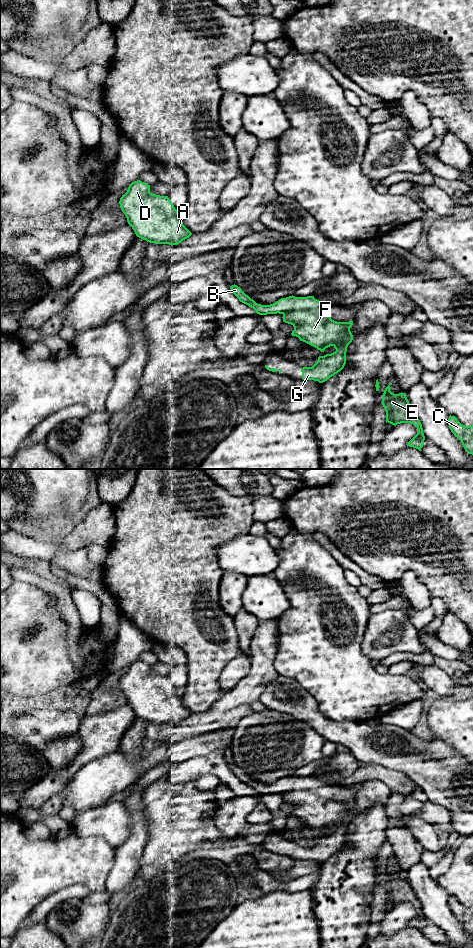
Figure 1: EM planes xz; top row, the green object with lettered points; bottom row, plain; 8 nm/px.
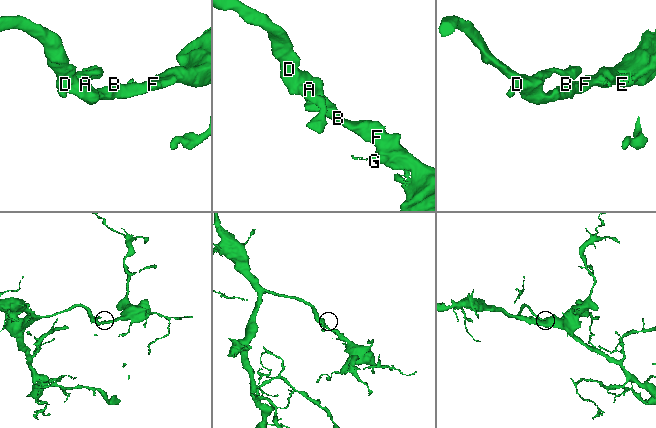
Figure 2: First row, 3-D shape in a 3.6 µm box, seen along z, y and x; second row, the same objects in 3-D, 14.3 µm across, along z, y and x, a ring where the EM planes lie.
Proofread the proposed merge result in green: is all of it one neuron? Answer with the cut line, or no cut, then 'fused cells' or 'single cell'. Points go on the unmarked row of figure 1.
no cut; single cell

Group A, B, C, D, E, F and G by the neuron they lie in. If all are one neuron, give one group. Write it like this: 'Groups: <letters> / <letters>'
Groups: A B C D E F G

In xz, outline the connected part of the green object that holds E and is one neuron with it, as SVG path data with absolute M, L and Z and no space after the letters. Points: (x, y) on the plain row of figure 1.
M390 863L382 875L382 885L386 891L386 903L394 906L401 903L411 903L417 907L417 914L408 922L407 926L418 929L424 925L425 916L420 900L416 897L406 874L394 874L390 871Z

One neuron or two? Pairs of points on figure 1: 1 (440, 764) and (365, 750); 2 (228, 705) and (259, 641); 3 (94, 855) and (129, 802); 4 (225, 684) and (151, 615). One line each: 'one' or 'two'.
1: one
2: one
3: two
4: two

